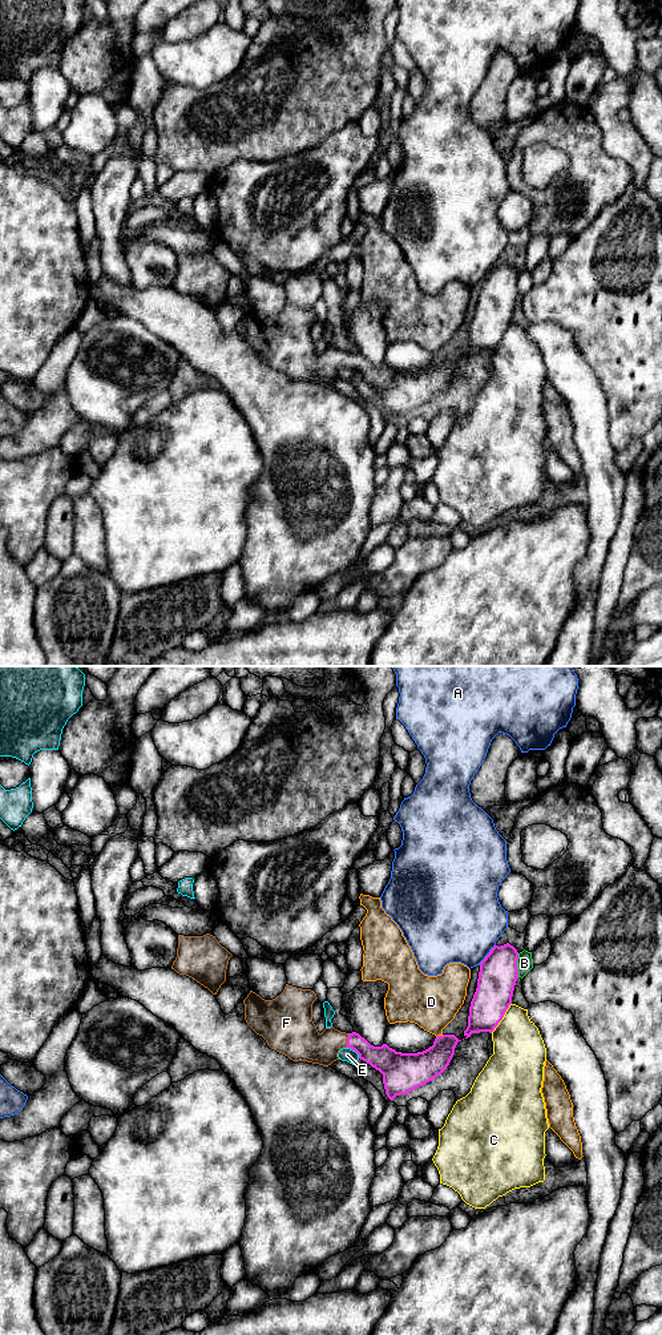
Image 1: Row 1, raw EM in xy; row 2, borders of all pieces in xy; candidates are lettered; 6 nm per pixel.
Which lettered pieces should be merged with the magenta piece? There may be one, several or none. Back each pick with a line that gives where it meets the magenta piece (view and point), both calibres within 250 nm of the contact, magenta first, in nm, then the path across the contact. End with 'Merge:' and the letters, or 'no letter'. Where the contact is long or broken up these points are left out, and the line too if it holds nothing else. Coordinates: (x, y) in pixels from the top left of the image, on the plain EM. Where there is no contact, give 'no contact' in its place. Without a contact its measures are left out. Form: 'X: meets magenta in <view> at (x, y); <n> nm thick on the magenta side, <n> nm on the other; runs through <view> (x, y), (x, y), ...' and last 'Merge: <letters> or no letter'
F: meets magenta in xy at (347, 359); 160 nm thick on the magenta side, 200 nm on the other; runs through xy (383, 378), (347, 359), (306, 363)
Merge: F

